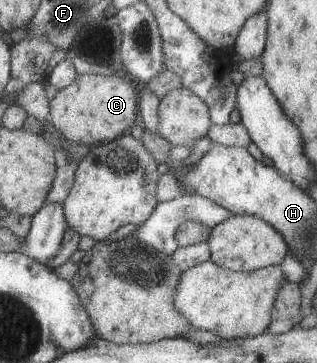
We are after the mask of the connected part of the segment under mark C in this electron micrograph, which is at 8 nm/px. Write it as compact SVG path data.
M80 74L69 87L59 90L56 97L50 101L51 123L56 132L76 144L92 147L115 141L129 133L130 128L135 125L139 99L140 87L125 81L119 74L108 77Z

